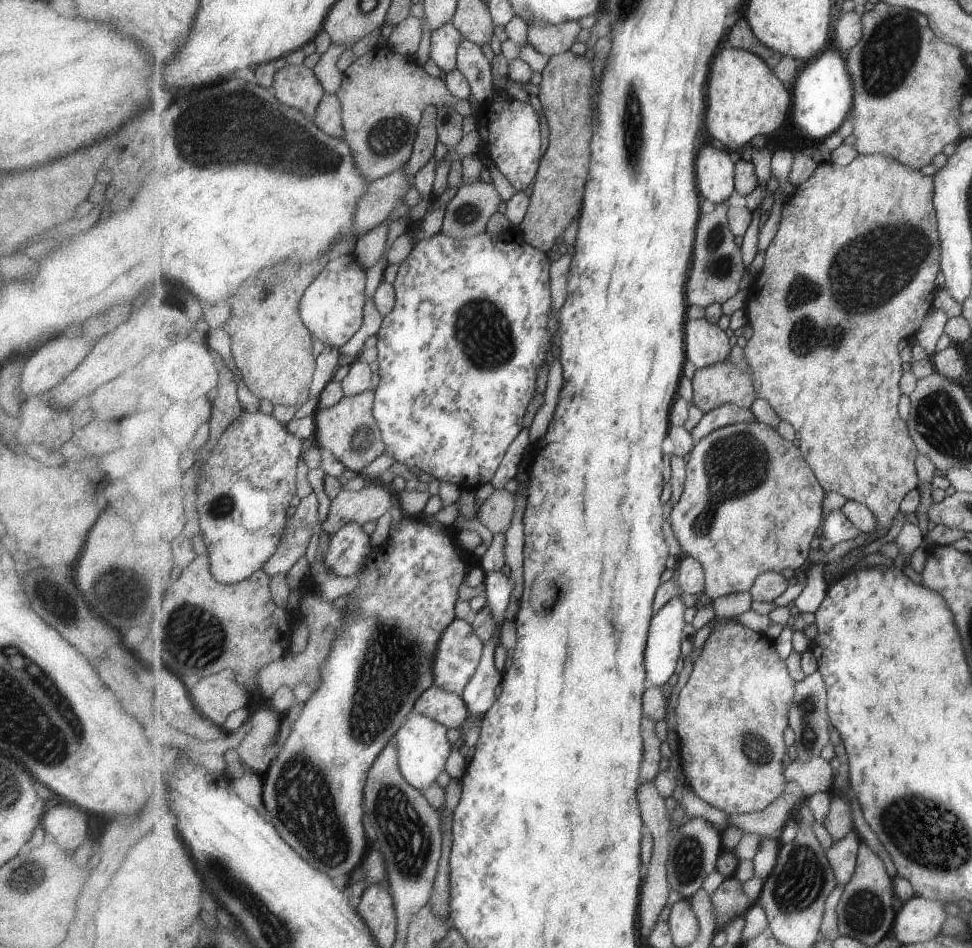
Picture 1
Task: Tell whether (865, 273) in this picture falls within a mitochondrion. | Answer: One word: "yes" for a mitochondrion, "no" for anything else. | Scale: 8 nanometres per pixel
yes

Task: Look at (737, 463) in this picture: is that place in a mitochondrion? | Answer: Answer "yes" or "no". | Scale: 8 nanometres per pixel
yes

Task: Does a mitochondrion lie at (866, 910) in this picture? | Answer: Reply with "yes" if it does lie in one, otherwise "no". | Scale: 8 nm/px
yes

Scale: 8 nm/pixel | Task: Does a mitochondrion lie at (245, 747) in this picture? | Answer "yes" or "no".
no

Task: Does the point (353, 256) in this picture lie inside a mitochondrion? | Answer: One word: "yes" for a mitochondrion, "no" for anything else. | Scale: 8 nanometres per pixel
no

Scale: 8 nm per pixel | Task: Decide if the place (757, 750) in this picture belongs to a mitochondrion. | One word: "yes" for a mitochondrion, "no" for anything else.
yes

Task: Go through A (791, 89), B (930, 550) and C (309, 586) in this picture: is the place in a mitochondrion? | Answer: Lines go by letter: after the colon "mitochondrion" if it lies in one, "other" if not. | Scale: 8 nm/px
A: other
B: other
C: other

